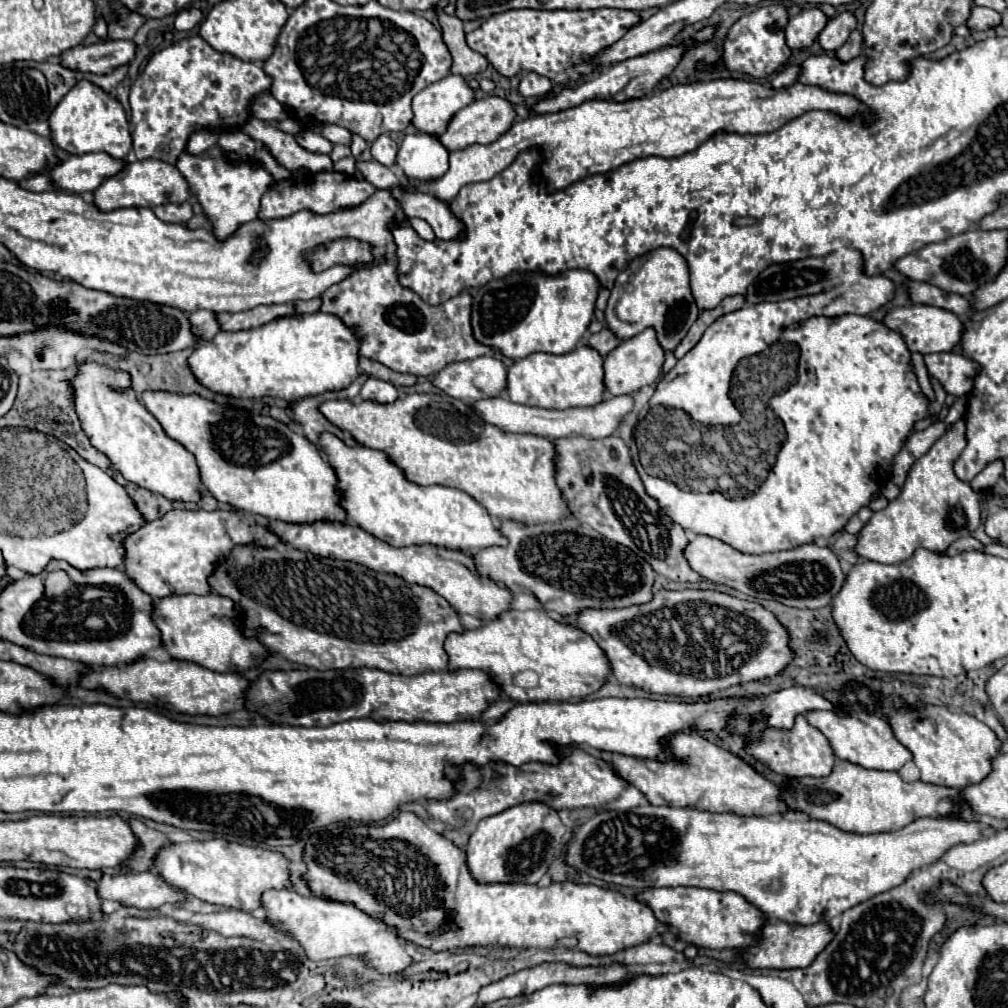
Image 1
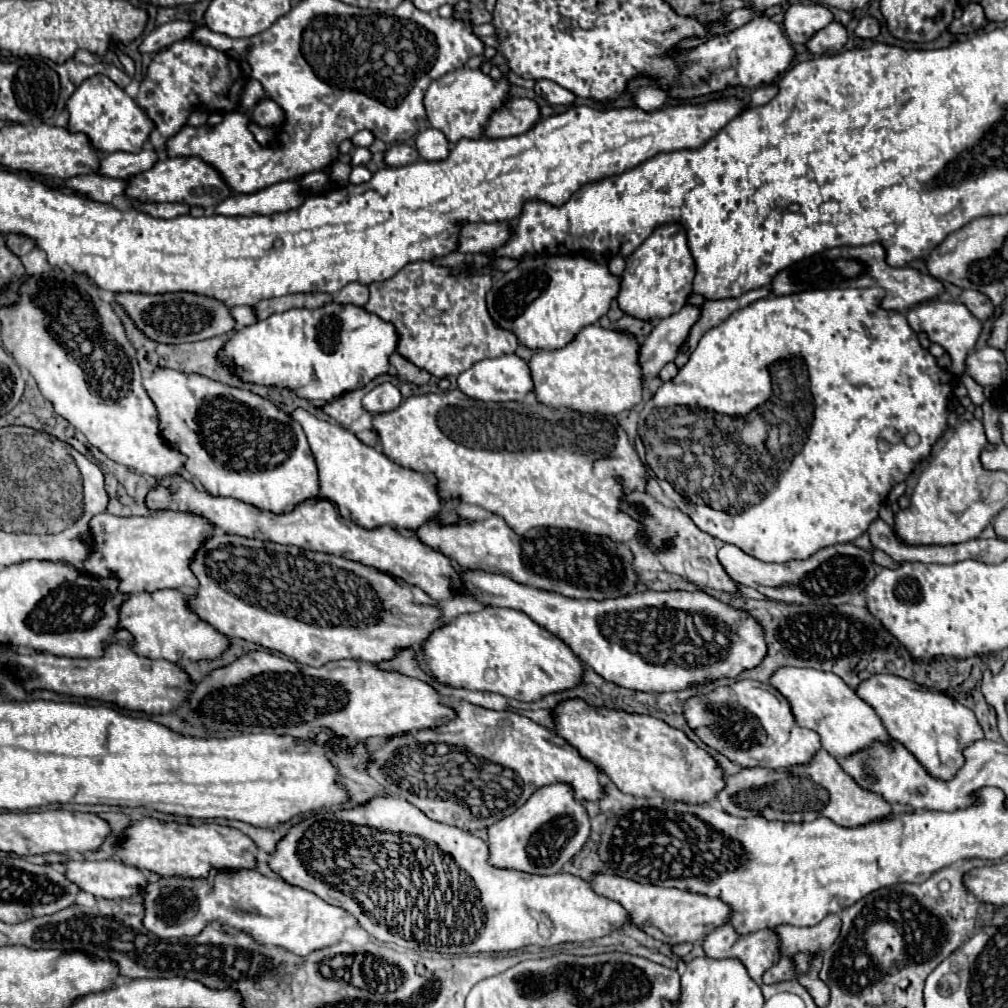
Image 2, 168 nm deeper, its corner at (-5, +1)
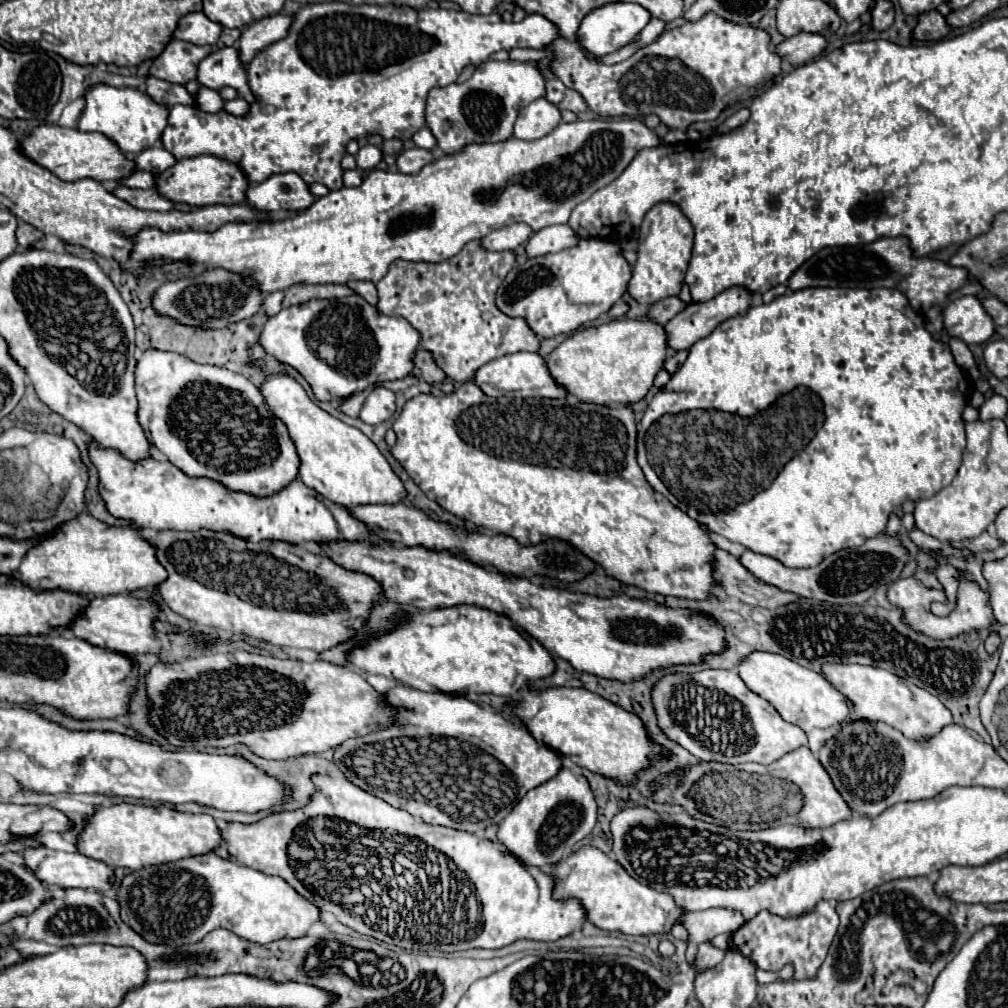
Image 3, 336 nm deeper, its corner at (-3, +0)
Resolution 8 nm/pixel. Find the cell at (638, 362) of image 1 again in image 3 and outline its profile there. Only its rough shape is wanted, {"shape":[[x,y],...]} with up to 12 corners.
{"shape":[[744,289],[690,303],[664,325],[668,347],[690,349],[752,305]]}

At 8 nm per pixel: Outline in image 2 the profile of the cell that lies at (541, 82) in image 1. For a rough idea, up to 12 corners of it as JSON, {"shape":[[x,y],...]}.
{"shape":[[538,80],[534,92],[552,106],[570,106],[574,94],[552,80]]}

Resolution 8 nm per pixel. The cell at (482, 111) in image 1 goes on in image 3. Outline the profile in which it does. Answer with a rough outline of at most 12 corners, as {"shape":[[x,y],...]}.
{"shape":[[532,101],[514,123],[512,137],[540,139],[562,121],[556,105]]}

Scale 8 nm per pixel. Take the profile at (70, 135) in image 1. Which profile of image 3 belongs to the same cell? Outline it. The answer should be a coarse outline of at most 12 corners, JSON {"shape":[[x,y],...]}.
{"shape":[[92,85],[80,131],[126,155],[152,147],[168,107],[130,87]]}

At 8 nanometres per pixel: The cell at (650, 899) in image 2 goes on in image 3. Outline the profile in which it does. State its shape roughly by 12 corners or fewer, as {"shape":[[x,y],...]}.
{"shape":[[596,847],[552,869],[554,897],[578,897],[588,921],[666,935],[686,915]]}

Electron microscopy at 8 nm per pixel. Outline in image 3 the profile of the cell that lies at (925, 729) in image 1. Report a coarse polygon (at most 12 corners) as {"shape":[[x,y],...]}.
{"shape":[[824,665],[854,703],[882,721],[924,743],[952,725],[932,693],[886,669]]}

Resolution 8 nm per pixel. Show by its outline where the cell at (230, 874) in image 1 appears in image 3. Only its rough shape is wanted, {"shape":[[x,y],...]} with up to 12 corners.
{"shape":[[100,807],[78,851],[130,871],[224,843],[210,815]]}

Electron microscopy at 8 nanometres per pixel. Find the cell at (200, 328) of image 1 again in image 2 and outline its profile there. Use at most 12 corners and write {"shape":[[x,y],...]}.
{"shape":[[254,306],[232,308],[238,328],[256,322]]}

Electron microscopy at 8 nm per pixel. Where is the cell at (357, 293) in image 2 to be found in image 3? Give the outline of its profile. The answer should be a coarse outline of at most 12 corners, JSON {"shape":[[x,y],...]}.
{"shape":[[370,281],[346,283],[356,295],[376,305],[376,287]]}

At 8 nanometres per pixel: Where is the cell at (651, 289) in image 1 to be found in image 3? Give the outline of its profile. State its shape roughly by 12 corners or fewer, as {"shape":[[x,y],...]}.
{"shape":[[678,205],[640,227],[628,293],[642,305],[680,295],[694,229]]}

